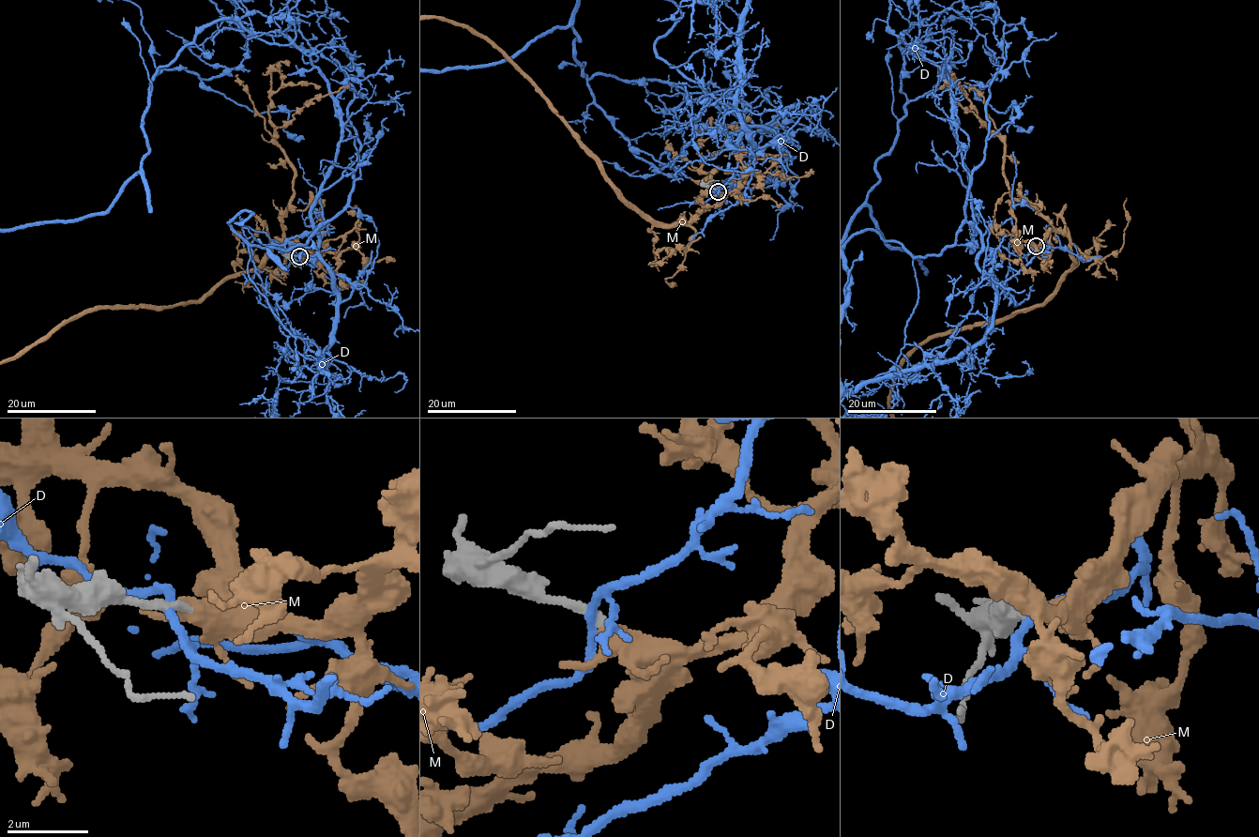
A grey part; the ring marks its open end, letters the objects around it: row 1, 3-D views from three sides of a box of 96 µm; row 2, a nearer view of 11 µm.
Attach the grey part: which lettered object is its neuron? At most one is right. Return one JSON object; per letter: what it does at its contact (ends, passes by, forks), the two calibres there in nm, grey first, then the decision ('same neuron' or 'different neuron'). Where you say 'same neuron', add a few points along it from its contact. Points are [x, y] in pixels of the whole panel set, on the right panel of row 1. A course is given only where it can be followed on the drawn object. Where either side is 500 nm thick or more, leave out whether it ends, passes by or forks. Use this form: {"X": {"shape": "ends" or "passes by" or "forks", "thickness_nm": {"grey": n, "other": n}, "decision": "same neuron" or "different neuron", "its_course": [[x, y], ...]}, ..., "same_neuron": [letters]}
{"D": {"shape": "passes by", "thickness_nm": {"grey": 240, "other": 200}, "decision": "different neuron"}, "M": {"shape": "passes by", "thickness_nm": {"grey": 200, "other": 400}, "decision": "same neuron"}, "same_neuron": ["M"]}

